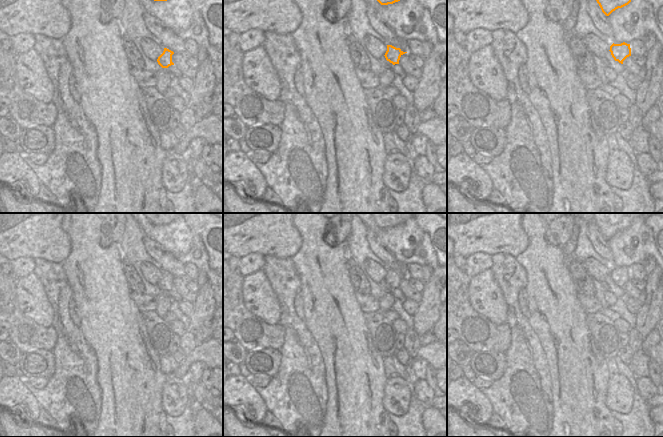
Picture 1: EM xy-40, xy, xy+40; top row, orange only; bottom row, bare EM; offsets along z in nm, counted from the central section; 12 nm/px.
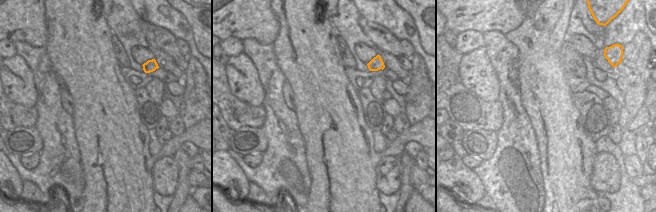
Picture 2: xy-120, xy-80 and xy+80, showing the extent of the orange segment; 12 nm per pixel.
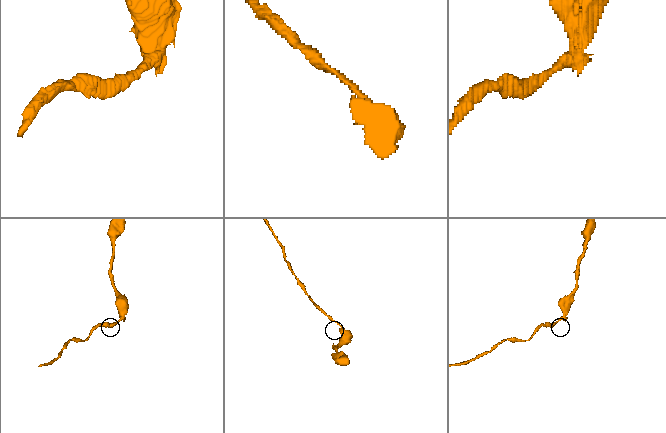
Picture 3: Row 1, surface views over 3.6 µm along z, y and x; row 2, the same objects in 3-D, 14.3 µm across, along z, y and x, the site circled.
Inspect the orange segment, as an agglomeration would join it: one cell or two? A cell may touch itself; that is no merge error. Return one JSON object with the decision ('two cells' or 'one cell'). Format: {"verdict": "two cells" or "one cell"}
{"verdict": "two cells"}

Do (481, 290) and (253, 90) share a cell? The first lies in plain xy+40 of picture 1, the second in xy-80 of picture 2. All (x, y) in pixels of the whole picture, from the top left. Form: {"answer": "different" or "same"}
{"answer": "same"}

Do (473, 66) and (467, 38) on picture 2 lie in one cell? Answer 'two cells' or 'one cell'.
two cells

